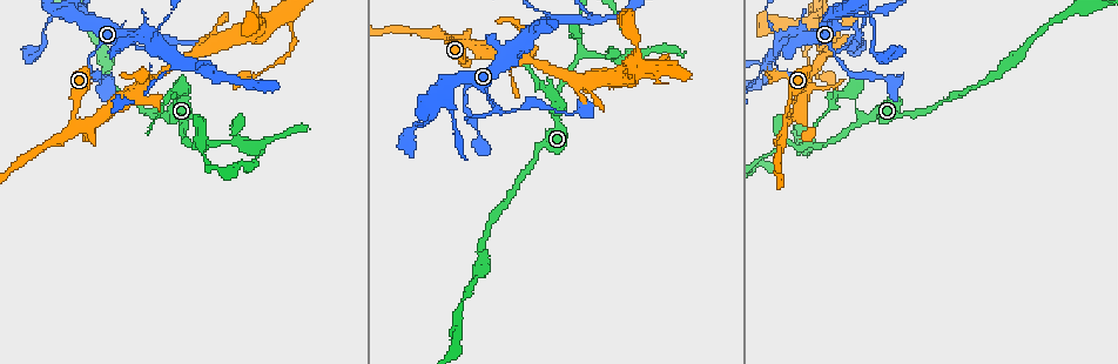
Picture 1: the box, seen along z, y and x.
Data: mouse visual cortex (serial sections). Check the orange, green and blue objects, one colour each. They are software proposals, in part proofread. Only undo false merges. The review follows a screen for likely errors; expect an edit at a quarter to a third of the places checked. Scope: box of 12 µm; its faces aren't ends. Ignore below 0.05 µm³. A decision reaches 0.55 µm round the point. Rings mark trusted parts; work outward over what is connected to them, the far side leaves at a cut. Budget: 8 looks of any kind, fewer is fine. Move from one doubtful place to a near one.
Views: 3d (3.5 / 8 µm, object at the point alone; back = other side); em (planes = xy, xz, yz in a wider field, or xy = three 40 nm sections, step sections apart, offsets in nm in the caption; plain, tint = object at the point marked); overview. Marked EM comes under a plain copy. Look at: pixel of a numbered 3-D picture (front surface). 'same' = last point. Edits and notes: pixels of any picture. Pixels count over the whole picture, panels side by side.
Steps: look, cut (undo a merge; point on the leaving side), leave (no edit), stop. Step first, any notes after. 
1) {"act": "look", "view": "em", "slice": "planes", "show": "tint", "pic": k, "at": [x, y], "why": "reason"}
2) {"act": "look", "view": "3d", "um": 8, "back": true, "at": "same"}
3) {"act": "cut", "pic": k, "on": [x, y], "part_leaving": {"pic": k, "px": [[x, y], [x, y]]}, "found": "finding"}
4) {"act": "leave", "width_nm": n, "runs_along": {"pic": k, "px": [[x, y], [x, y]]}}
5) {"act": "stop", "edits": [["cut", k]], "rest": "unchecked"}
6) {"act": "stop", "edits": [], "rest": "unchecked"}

{"act": "look", "view": "3d", "um": 3.5, "pic": 1, "at": [794, 33], "why": "branch point"}

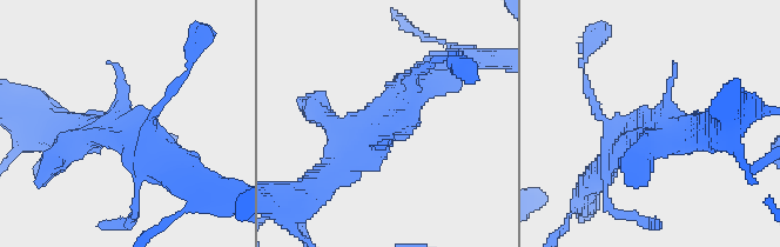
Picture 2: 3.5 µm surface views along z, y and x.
{"act": "look", "view": "em", "slice": "xy", "step": 5, "show": "tint", "pic": 2, "at": [398, 120], "why": "shape alone is not enough"}

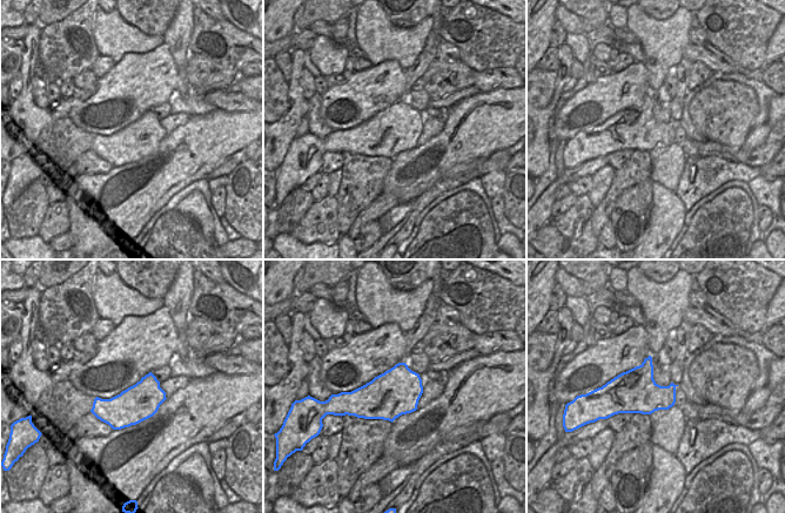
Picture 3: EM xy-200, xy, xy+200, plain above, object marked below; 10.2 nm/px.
{"act": "leave", "runs_along": {"pic": 2, "px": [[336, 171], [444, 74]]}, "found": "one cell here"}

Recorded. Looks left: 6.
{"act": "look", "view": "3d", "um": 3.5, "pic": 1, "at": [594, 19], "why": "narrows sharply"}

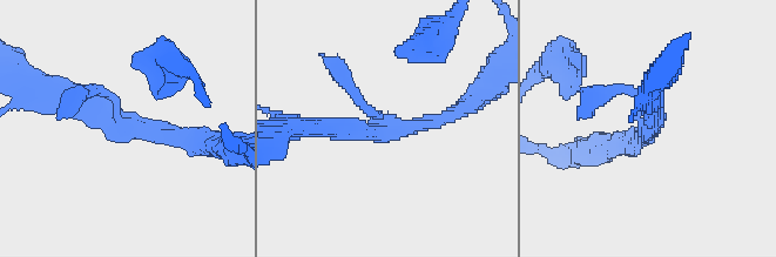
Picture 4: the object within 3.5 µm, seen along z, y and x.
{"act": "look", "view": "em", "slice": "xy", "step": 2, "show": "tint", "pic": 4, "at": [121, 127], "arms": 3, "arm_widths_nm": [150, 200, 300], "why": "shape alone is not enough"}

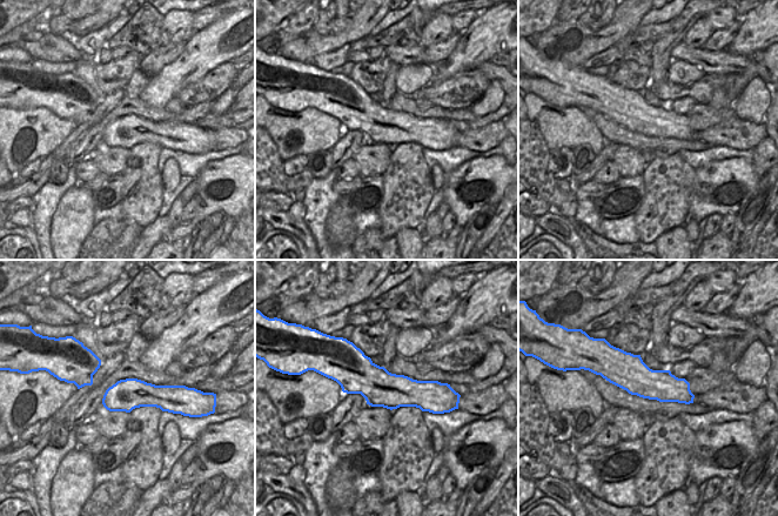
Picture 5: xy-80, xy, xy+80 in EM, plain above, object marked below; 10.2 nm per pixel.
{"act": "look", "view": "em", "slice": "xy", "step": 1, "show": "tint", "at": "same", "why": "cut it another way"}

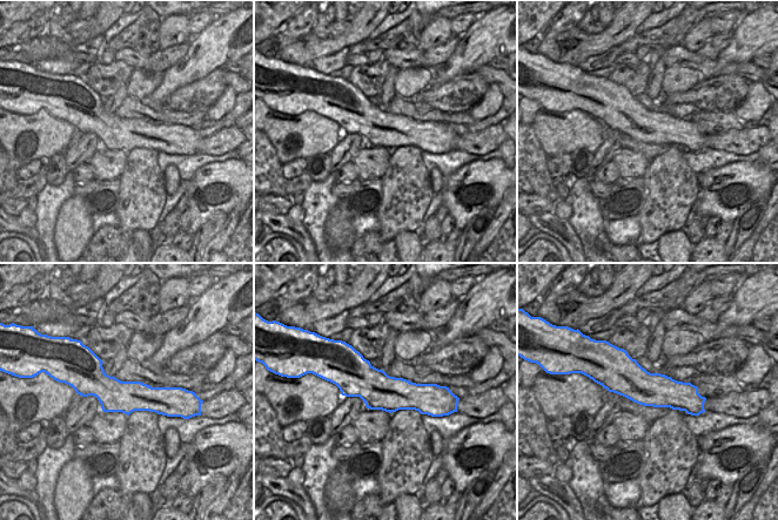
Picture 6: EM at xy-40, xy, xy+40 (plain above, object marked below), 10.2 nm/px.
{"act": "leave", "found": "one cell here"}

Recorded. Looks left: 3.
{"act": "look", "view": "3d", "um": 8, "pic": 1, "at": [179, 95], "why": "arms part here"}

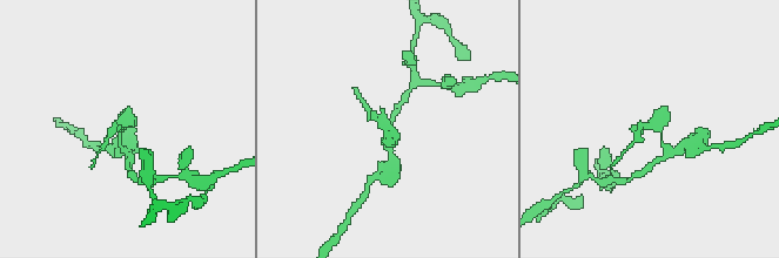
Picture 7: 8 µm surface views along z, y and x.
{"act": "look", "view": "em", "slice": "xy", "step": 1, "show": "tint", "pic": 7, "at": [660, 122]}

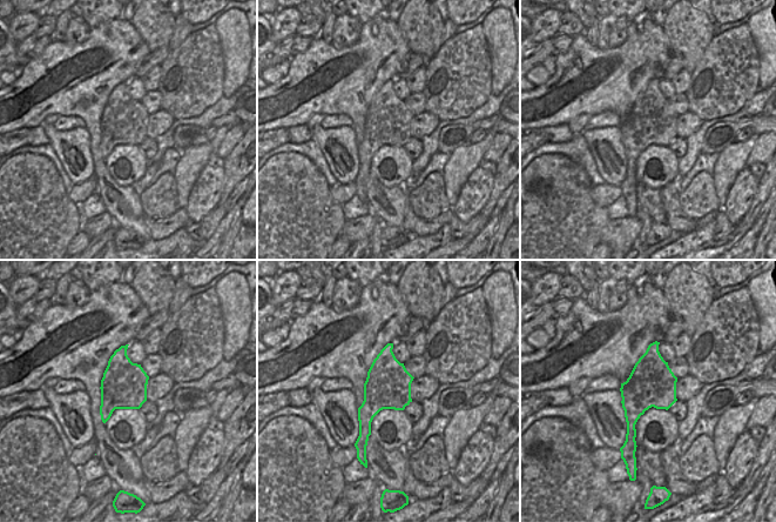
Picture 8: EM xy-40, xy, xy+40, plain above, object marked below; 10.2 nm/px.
{"act": "leave", "runs_along": {"pic": 7, "px": [[391, 148], [373, 114]]}, "found": "continuous, no second cell"}

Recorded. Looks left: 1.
{"act": "stop", "edits": [], "rest": "unchecked"}

